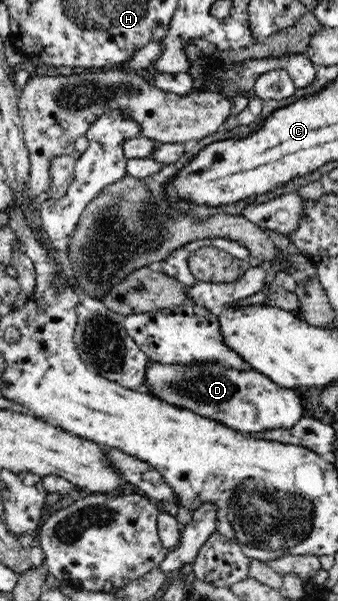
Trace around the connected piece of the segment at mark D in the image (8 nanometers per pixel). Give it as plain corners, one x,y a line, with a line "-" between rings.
152,362
145,369
145,385
141,390
170,405
193,411
242,433
280,427
290,429
303,419
299,392
276,385
267,375
254,369
240,371
226,368
220,362
194,362
190,365

